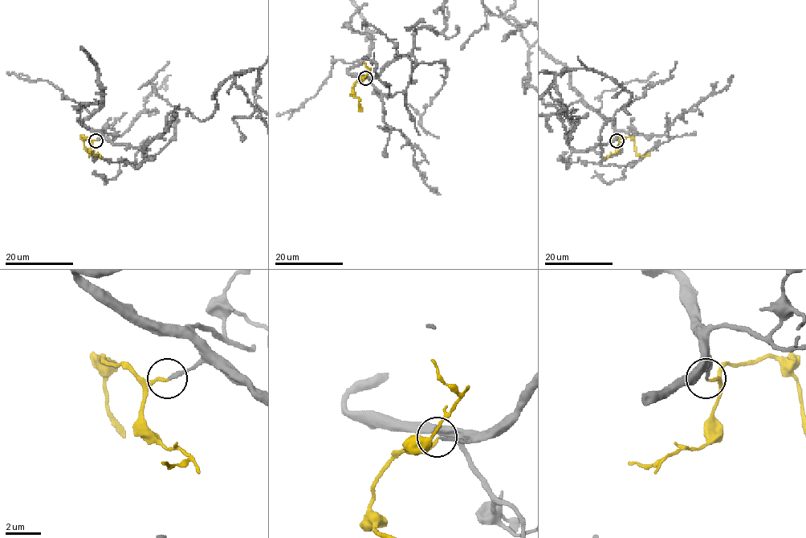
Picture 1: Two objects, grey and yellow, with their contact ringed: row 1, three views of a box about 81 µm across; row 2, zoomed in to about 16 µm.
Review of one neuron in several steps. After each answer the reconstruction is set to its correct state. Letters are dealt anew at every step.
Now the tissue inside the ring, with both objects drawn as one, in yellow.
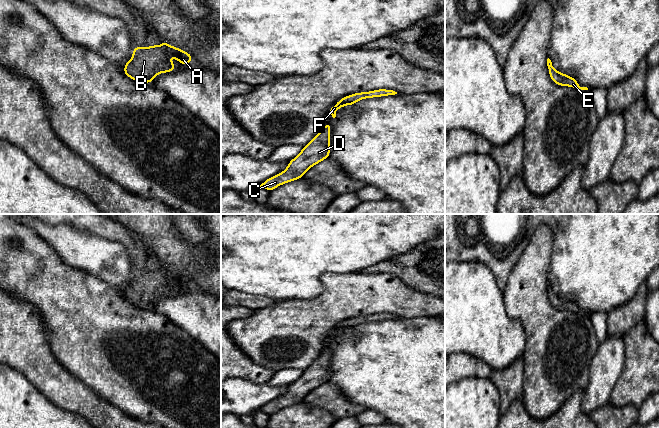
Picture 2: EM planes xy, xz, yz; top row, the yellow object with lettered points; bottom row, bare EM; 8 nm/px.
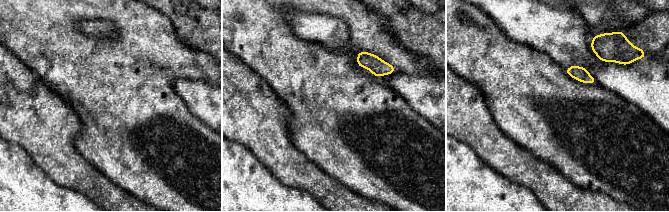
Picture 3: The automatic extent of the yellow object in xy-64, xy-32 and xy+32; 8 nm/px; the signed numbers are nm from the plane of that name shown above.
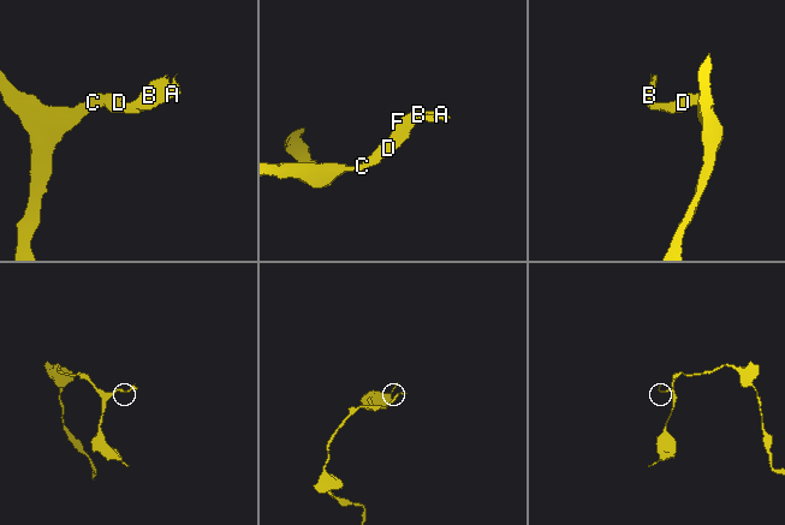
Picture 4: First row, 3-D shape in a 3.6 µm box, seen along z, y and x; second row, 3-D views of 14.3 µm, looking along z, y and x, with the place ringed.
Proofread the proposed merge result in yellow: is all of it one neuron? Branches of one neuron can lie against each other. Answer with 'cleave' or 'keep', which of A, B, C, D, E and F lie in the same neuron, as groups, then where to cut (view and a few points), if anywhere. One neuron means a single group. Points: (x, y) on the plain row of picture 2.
keep; groups A B C D E F; cut none

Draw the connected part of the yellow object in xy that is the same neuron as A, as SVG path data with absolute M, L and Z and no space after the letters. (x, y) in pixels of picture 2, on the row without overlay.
M162 265L161 269L133 273L132 282L124 289L124 298L137 306L152 307L160 297L175 295L168 276L183 289L189 289L193 281L188 276Z

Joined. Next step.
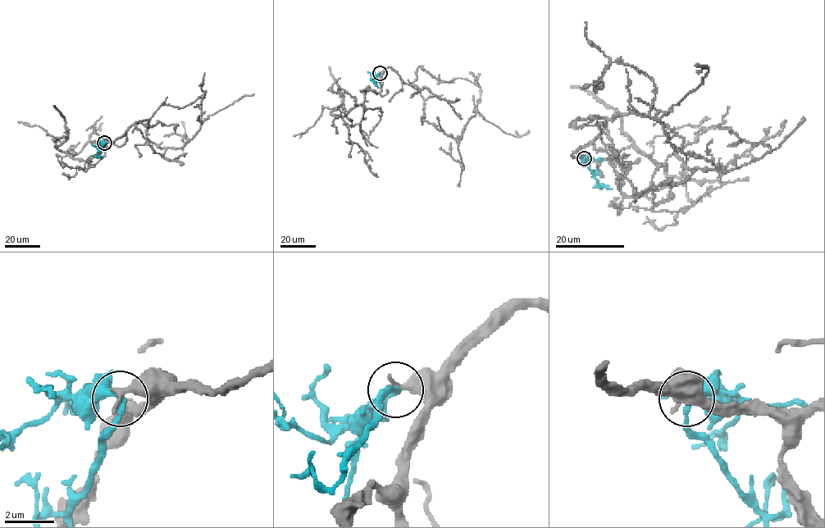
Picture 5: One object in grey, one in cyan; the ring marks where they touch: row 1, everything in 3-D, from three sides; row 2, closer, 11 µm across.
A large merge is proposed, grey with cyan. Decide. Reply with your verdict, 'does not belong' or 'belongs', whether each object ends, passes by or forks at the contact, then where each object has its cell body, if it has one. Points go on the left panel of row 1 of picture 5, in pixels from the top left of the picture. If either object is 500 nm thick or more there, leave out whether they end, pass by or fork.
does not belong | grey ends | cyan passes by | grey none | cyan none

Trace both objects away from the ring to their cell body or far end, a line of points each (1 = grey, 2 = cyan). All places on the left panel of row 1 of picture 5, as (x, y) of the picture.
1: (103, 143), (148, 120), (151, 141), (161, 148), (182, 147), (200, 128), (205, 93), (182, 107), (162, 105)
2: (103, 143), (100, 156), (102, 158)

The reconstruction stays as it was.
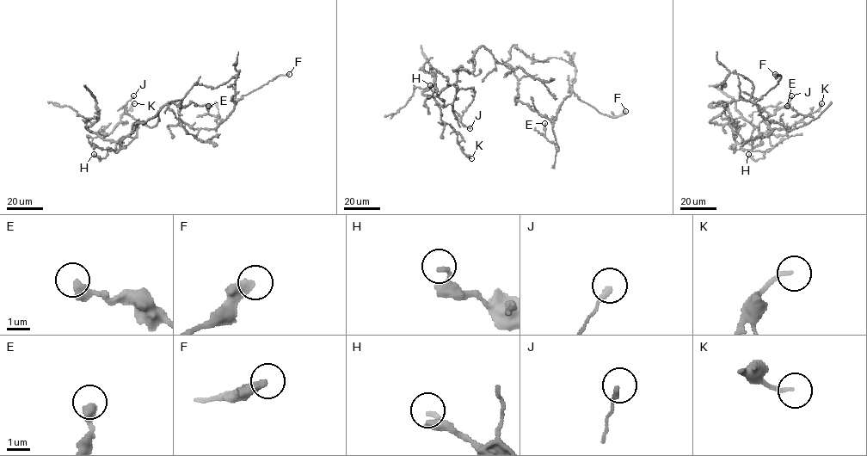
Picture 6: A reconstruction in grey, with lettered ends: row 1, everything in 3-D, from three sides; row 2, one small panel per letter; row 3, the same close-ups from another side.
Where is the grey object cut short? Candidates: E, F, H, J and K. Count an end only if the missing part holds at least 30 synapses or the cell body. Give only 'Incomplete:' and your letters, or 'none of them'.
Incomplete: none of them

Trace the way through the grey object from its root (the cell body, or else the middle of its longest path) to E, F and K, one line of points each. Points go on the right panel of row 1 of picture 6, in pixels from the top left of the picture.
E: (740, 100), (751, 101), (762, 107), (768, 114), (765, 121), (771, 129), (790, 131), (814, 119), (787, 106)
F: (740, 100), (762, 107), (771, 129), (787, 129), (764, 119), (755, 103), (777, 83), (781, 77), (775, 74)
K: (740, 100), (710, 121), (735, 123), (738, 143), (761, 132), (787, 134), (821, 103)

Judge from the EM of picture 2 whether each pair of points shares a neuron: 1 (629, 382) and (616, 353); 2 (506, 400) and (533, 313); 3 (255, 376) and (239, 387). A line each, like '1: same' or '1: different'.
1: different
2: different
3: different

